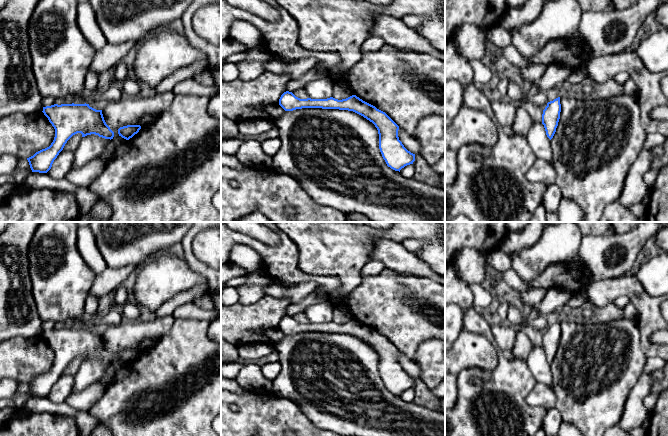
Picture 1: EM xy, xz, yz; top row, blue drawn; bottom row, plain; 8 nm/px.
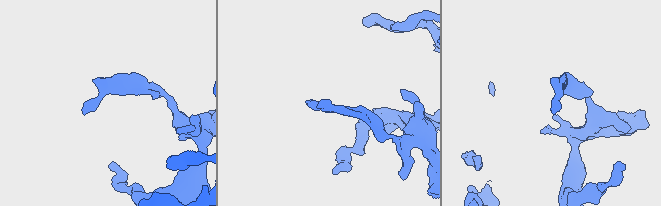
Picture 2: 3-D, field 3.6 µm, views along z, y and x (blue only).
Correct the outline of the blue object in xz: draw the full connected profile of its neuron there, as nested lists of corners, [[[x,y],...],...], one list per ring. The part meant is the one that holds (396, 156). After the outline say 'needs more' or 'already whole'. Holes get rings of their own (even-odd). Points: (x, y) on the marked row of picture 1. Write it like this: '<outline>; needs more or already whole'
[[[284,92],[279,105],[285,111],[302,108],[339,109],[353,111],[370,122],[378,130],[379,149],[388,167],[399,171],[407,165],[413,164],[415,154],[408,151],[398,137],[399,126],[383,111],[363,101],[356,95],[338,100],[333,97],[327,99],[300,99],[292,92]]]; already whole

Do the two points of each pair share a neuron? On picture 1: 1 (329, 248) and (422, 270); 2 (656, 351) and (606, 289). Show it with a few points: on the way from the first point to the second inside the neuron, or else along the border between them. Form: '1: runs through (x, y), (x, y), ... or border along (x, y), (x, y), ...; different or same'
1: border along (383, 238), (374, 240), (369, 259); different
2: runs through (646, 331), (646, 307), (627, 289); same

